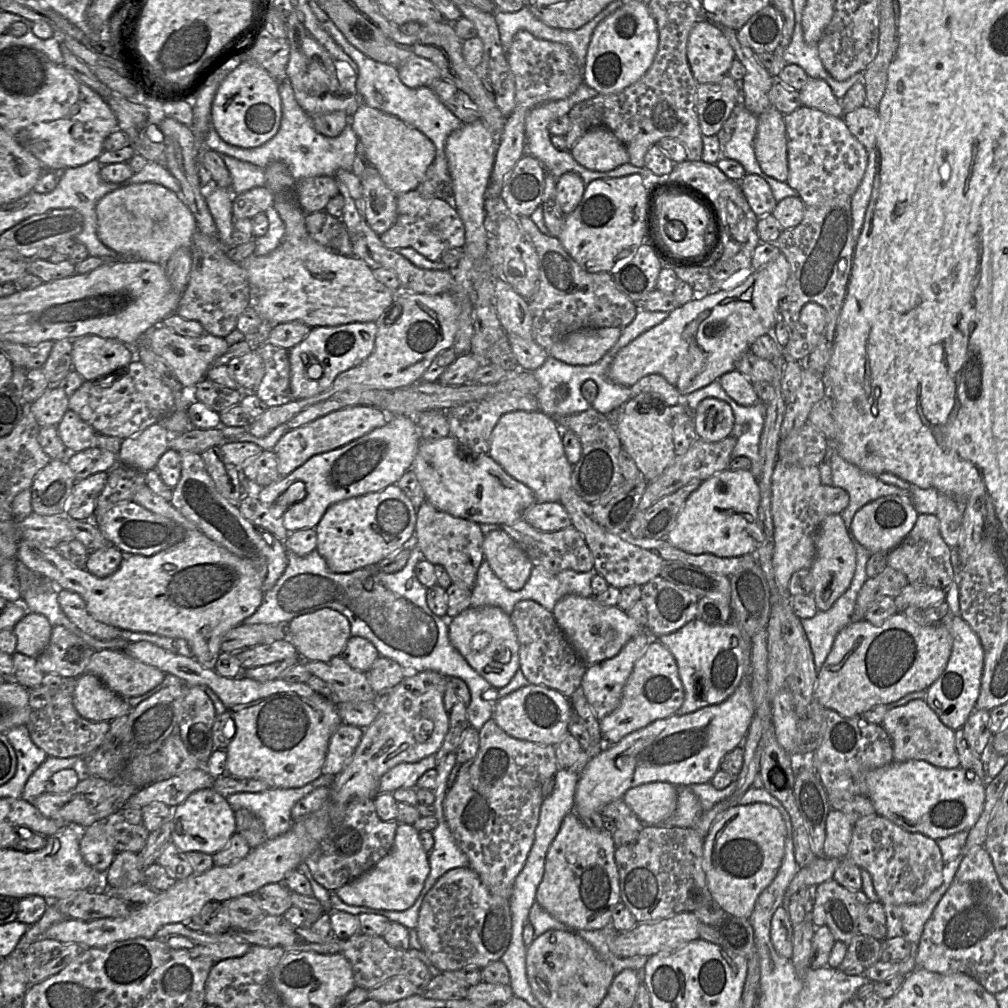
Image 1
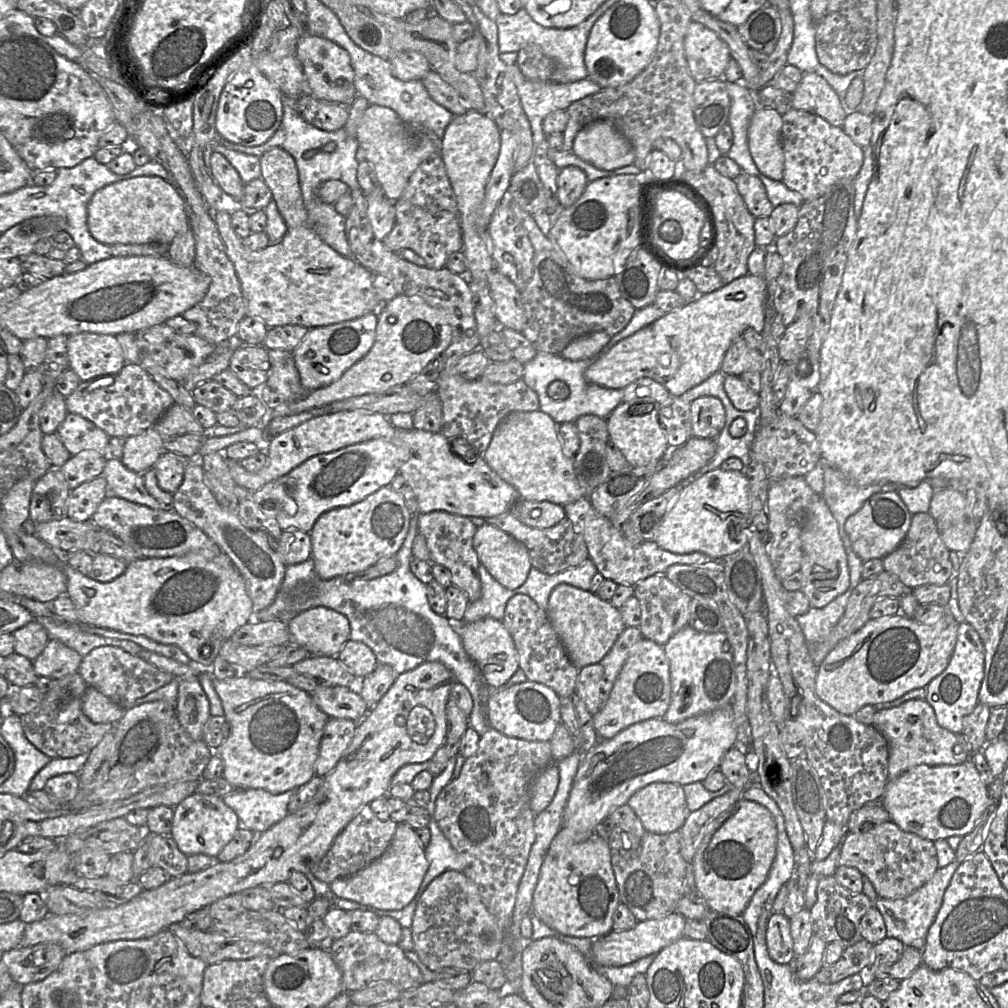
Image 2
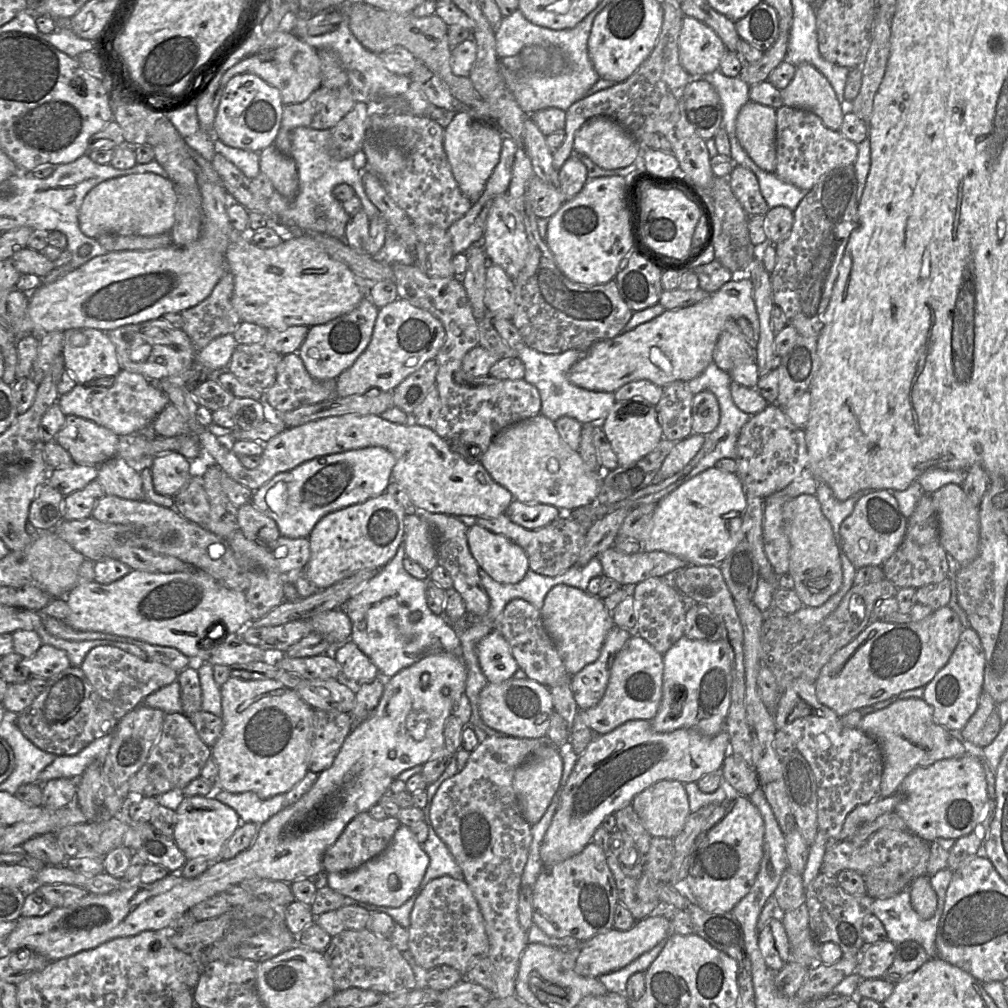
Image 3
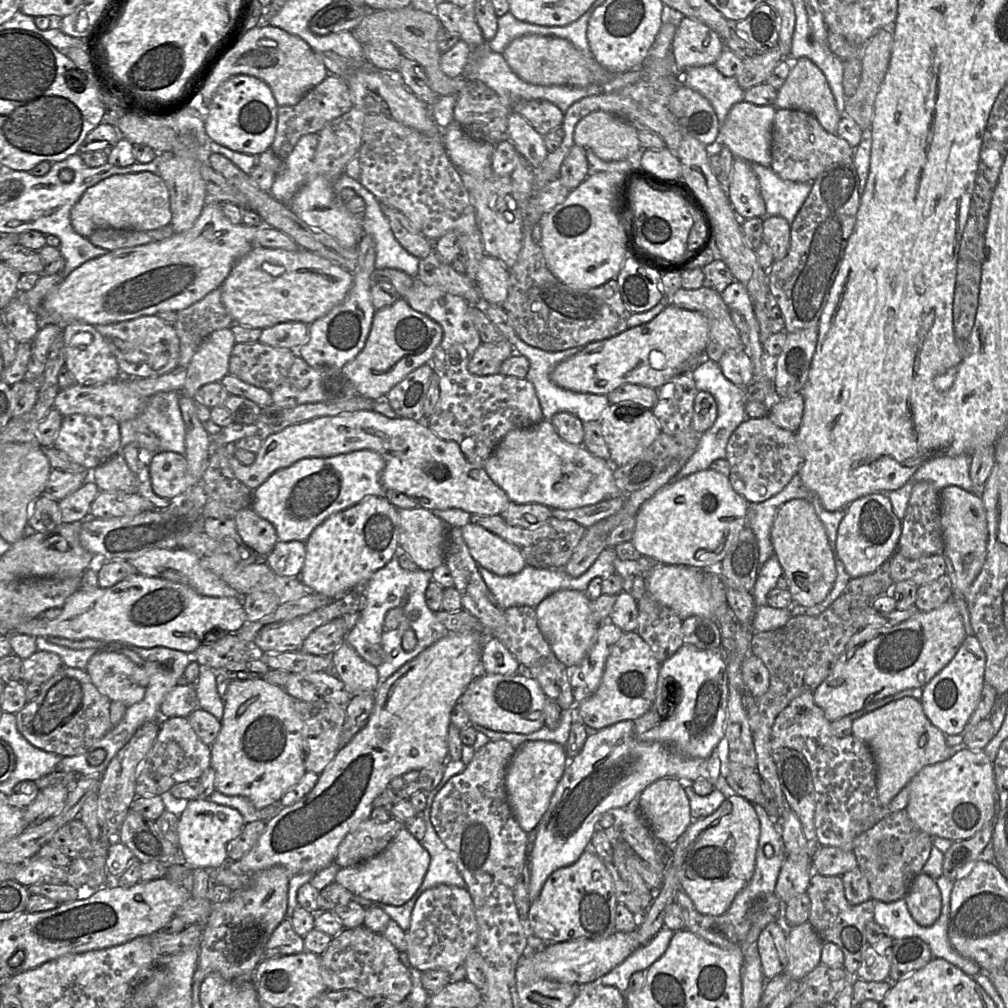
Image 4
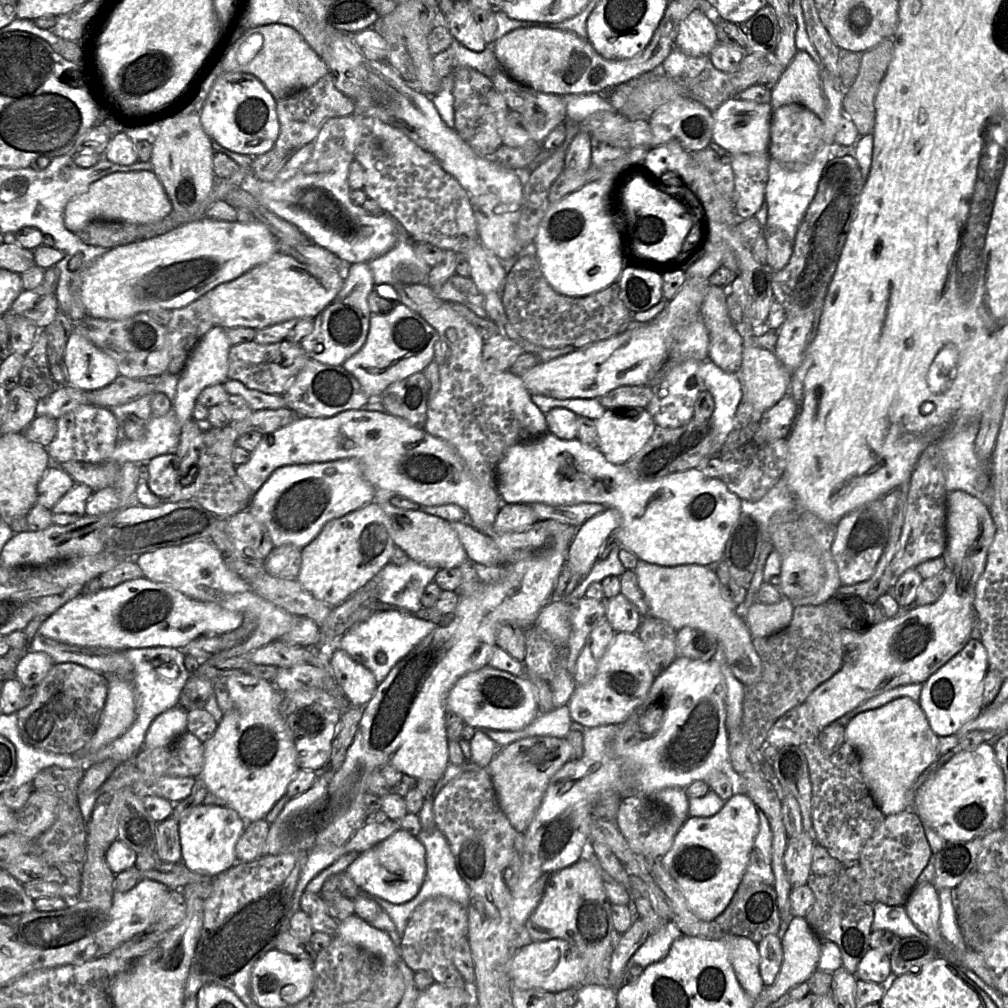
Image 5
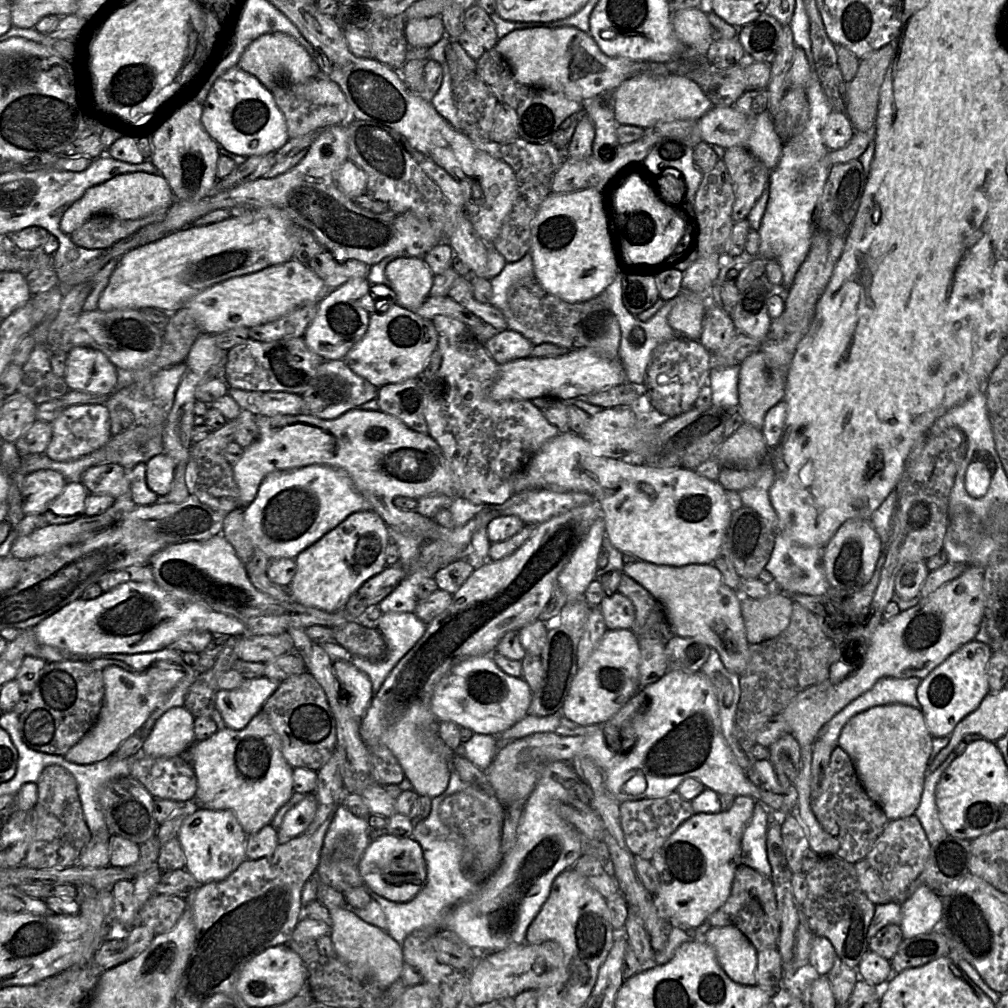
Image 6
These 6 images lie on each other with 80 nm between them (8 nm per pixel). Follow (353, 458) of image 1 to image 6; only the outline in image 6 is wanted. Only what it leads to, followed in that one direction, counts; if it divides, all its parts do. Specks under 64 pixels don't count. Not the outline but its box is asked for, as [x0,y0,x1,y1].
[240,465,372,560]

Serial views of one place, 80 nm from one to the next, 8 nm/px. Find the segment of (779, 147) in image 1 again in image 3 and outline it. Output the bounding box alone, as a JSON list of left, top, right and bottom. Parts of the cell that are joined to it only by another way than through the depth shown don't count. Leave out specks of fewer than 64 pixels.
[736,101,776,172]

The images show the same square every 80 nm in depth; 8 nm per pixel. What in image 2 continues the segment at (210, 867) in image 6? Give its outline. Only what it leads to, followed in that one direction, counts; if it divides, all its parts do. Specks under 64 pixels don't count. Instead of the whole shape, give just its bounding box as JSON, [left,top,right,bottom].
[170,792,240,859]

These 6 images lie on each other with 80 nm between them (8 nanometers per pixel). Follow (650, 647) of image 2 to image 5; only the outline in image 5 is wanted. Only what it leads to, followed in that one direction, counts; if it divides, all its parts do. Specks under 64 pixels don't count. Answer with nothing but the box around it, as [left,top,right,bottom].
[567,632,654,728]

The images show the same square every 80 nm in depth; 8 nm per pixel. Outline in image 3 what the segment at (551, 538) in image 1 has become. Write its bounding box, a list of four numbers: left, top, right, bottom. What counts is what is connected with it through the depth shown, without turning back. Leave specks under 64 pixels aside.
[477,513,587,576]

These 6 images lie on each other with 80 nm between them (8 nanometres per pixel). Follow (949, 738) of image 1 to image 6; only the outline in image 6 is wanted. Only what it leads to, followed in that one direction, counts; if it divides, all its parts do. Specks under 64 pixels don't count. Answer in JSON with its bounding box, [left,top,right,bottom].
[838,704,932,820]

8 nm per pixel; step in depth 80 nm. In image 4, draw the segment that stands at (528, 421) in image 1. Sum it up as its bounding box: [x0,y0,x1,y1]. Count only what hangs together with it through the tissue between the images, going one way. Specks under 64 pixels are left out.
[484,420,627,509]

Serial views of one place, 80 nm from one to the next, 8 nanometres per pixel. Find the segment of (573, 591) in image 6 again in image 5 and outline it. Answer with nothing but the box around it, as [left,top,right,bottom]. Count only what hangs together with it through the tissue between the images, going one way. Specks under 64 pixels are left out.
[565,508,620,578]

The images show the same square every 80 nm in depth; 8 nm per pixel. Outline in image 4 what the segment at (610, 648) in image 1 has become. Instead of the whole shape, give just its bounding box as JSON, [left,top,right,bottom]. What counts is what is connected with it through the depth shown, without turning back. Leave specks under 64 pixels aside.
[535,590,600,668]

